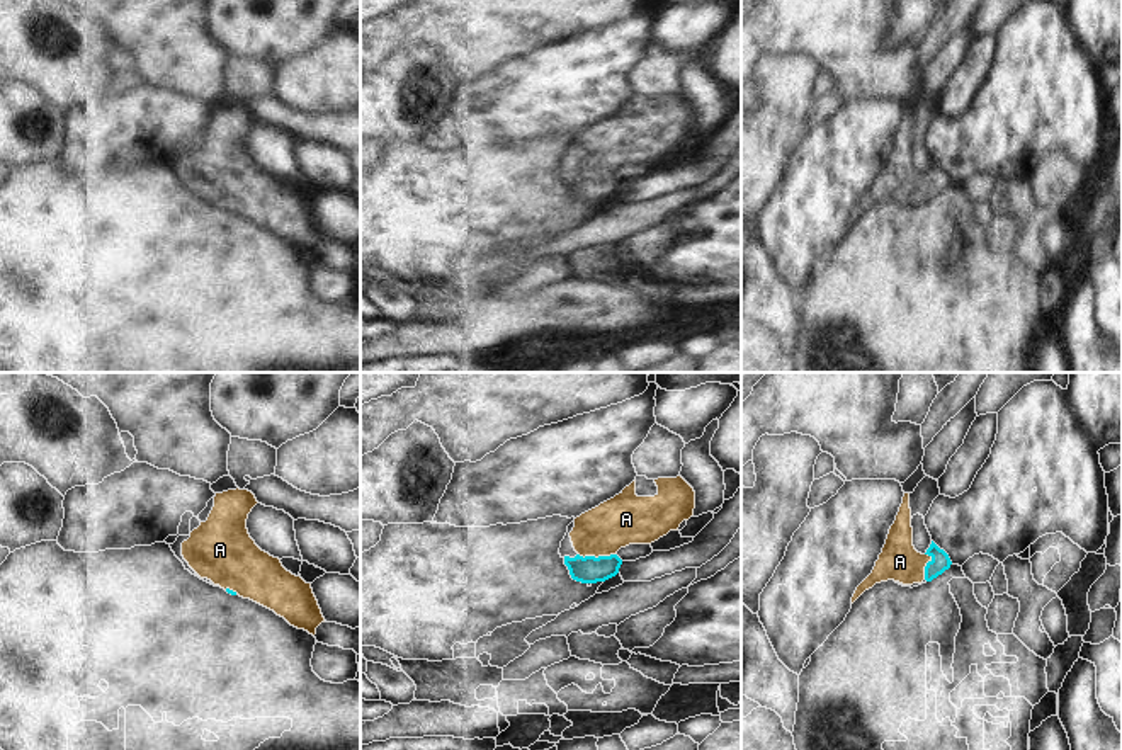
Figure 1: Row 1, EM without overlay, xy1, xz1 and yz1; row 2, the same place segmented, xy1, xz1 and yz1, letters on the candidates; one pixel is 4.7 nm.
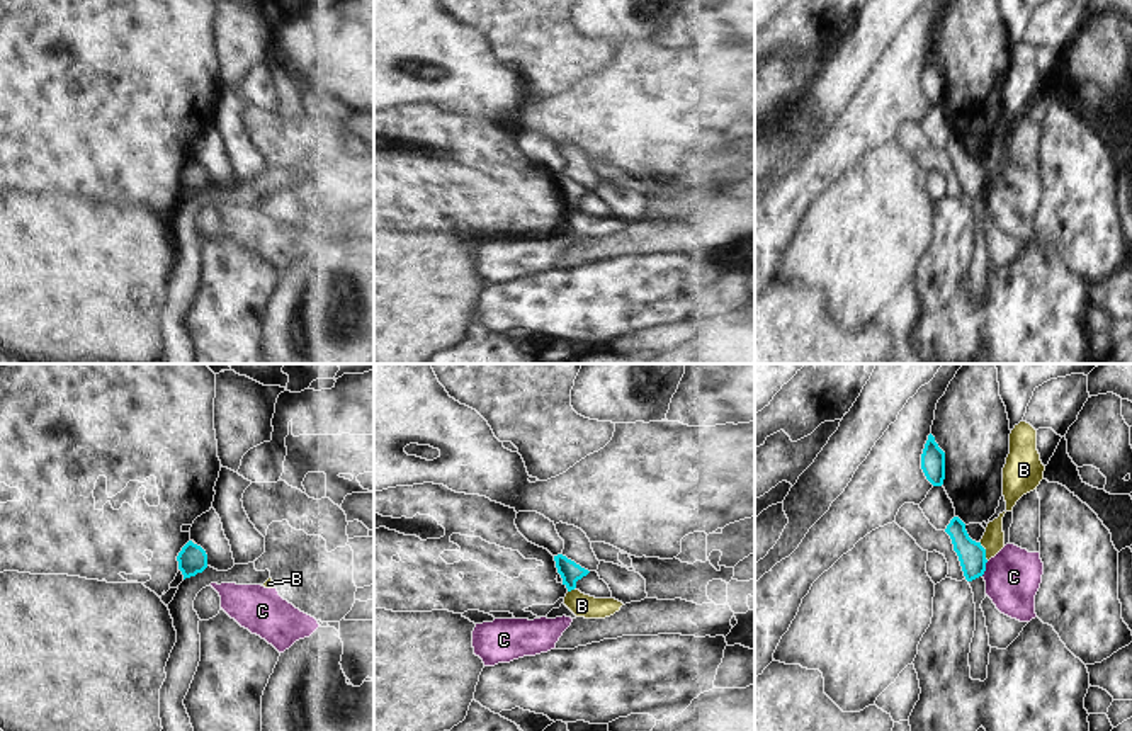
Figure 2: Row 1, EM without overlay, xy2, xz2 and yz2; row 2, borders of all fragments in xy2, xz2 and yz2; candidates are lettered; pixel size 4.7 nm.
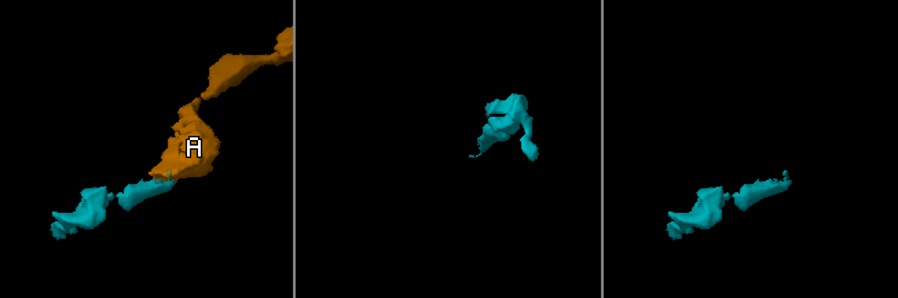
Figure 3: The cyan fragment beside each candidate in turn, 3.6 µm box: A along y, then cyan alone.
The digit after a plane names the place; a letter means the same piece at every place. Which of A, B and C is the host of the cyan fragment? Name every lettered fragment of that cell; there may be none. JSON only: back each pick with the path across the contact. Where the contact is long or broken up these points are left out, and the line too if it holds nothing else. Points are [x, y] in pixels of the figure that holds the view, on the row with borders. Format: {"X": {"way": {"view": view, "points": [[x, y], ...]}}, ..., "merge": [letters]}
{"merge": ["A"]}

